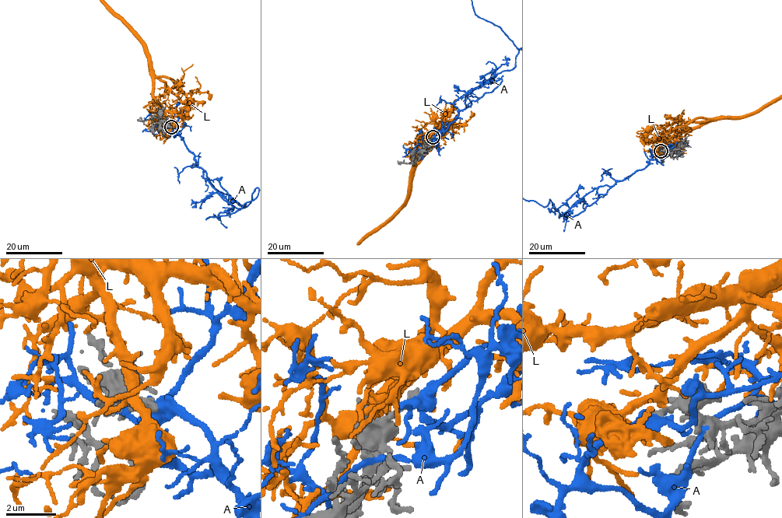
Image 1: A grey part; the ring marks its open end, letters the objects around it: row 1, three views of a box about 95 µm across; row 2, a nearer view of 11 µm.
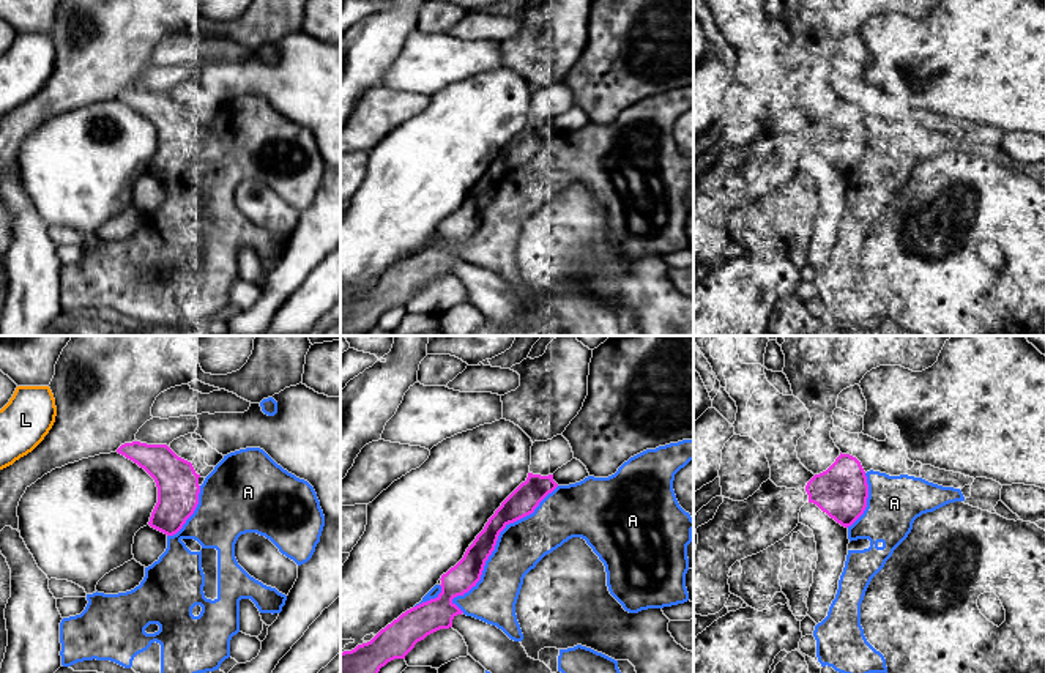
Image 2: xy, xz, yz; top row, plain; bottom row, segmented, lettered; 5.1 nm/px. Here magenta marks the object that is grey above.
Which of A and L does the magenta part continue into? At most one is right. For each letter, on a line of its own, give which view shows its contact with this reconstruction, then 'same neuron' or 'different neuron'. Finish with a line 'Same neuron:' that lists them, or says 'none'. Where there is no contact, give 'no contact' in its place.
A: xz | different neuron
L: no contact | different neuron
Same neuron: none

